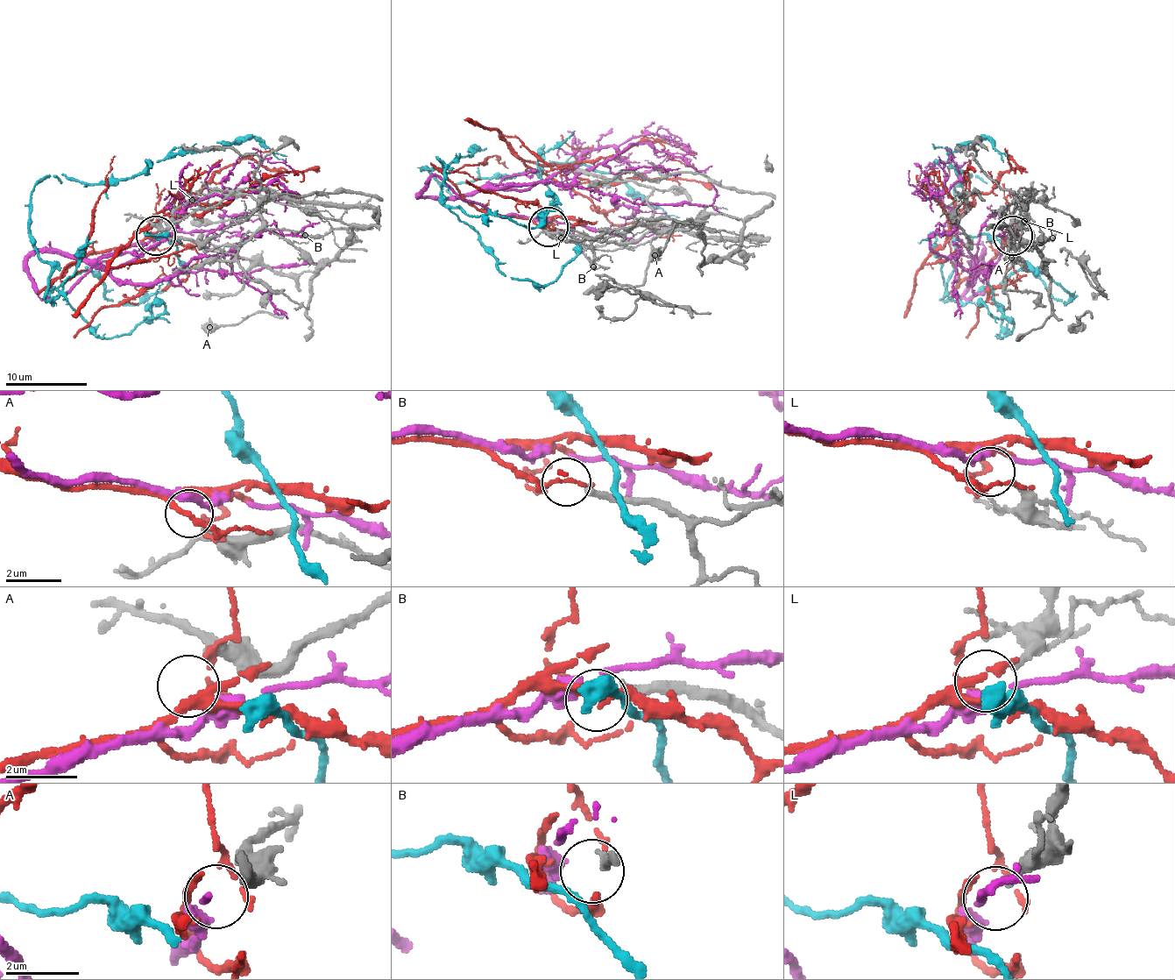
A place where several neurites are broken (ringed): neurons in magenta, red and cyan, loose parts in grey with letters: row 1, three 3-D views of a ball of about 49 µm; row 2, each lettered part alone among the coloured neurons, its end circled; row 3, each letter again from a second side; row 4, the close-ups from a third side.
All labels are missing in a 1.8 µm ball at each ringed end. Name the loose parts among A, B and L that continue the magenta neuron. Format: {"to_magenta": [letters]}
{"to_magenta": ["L"]}

